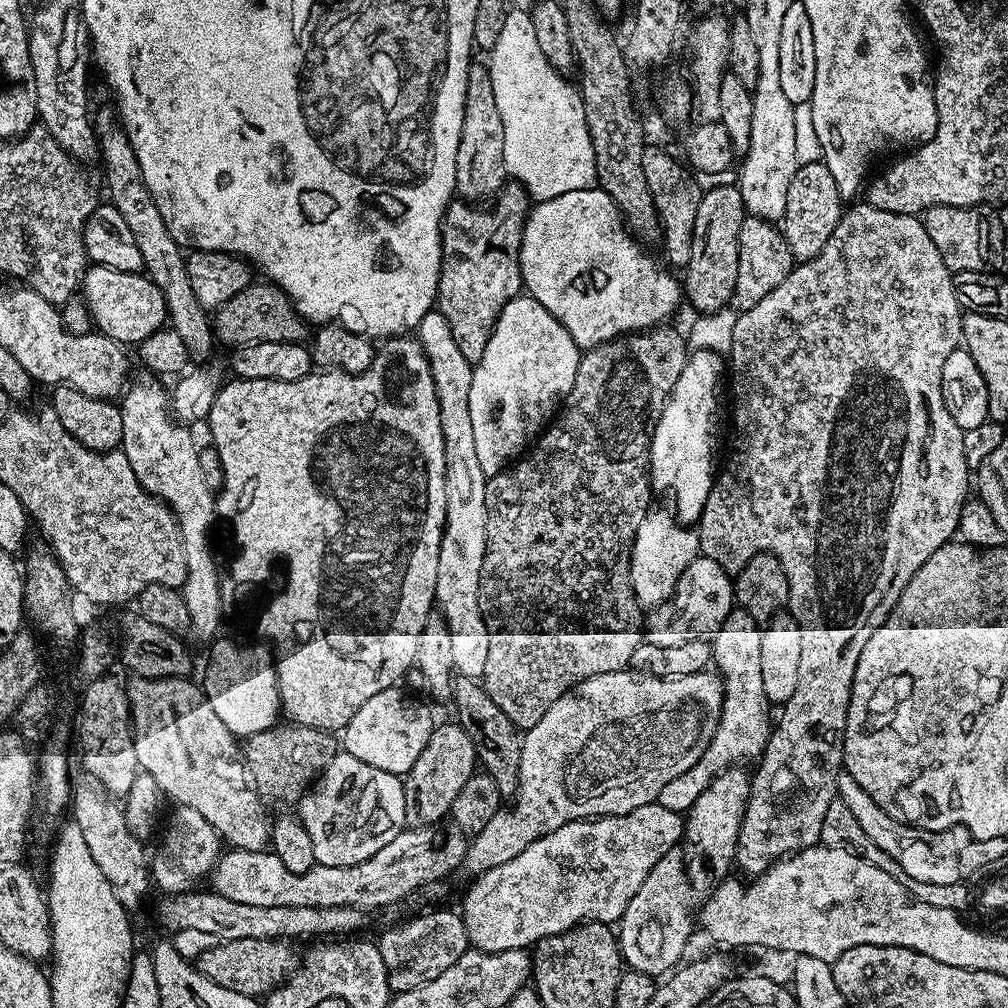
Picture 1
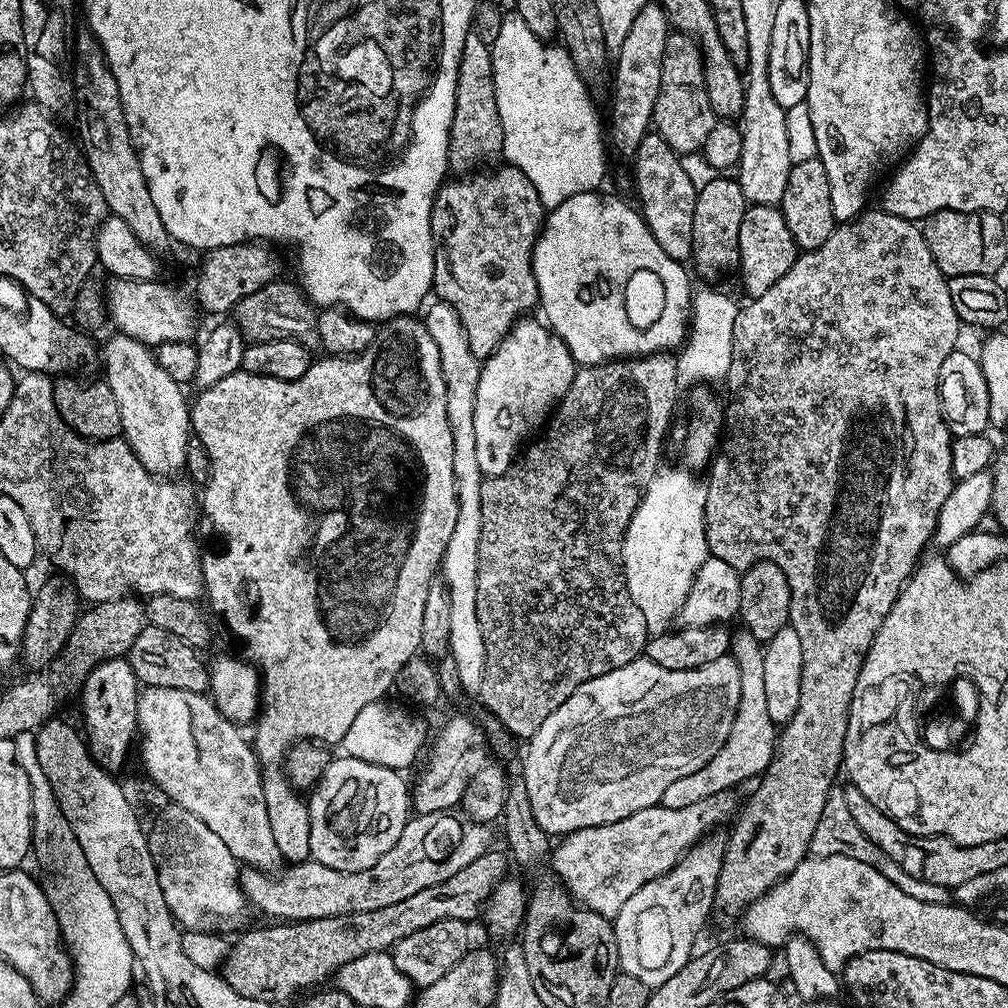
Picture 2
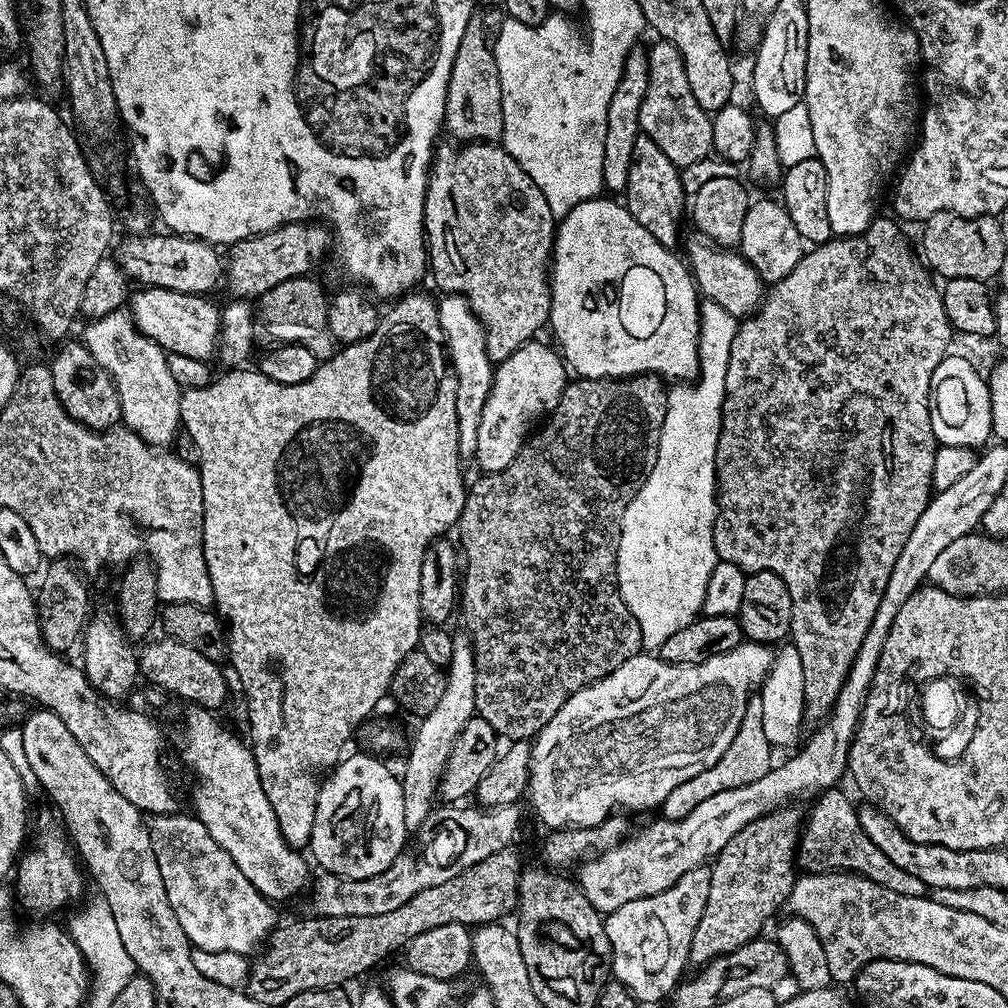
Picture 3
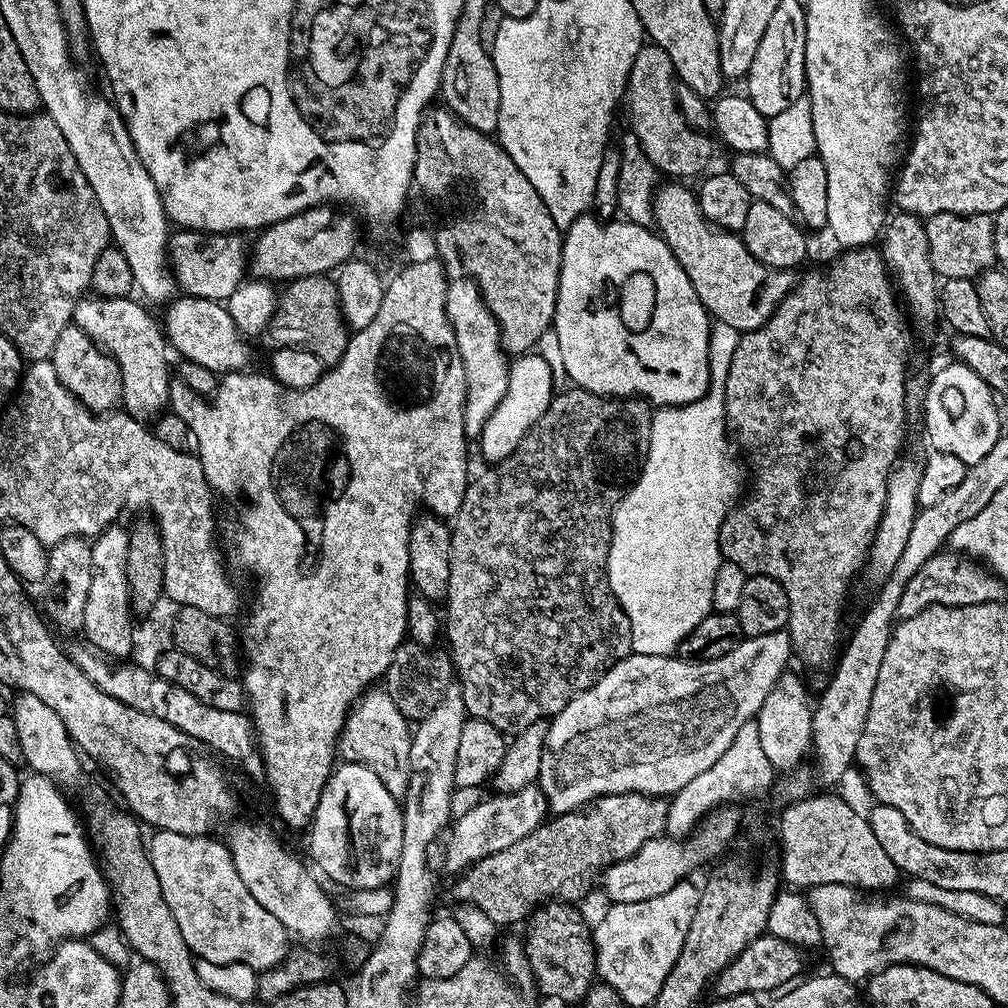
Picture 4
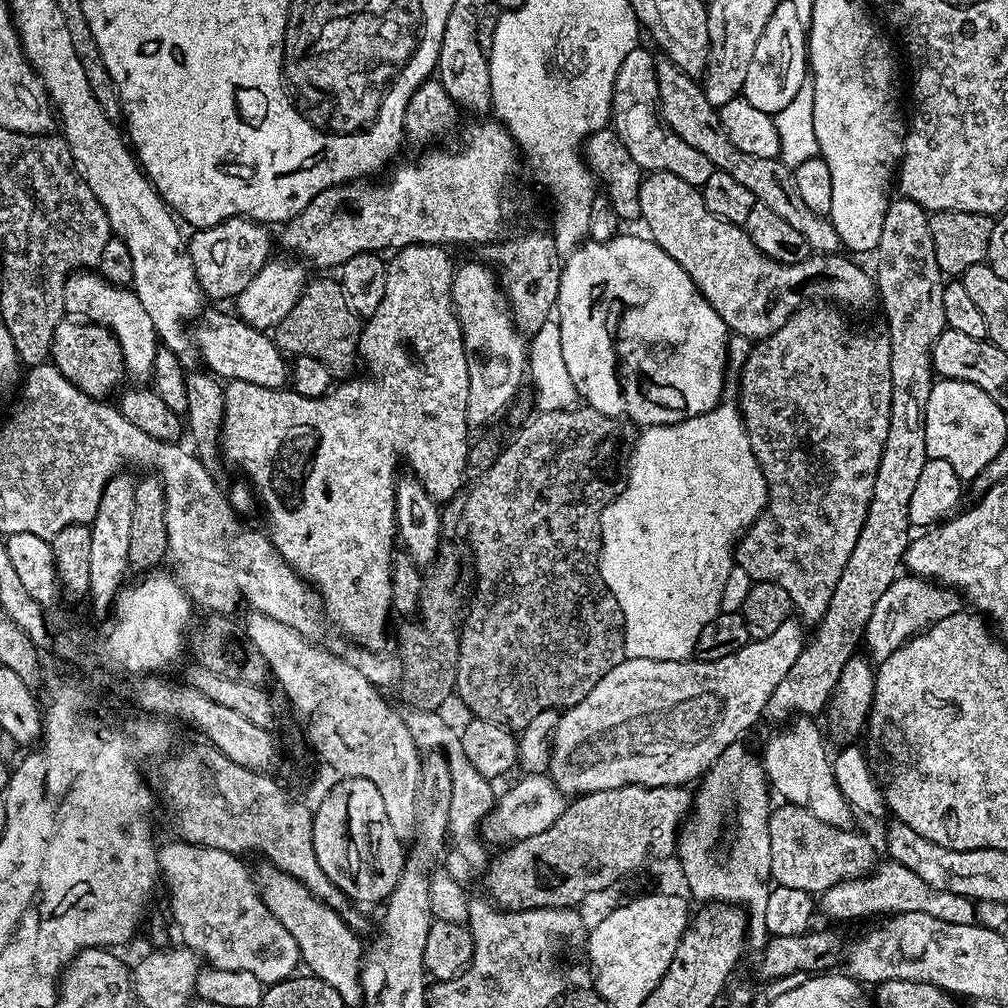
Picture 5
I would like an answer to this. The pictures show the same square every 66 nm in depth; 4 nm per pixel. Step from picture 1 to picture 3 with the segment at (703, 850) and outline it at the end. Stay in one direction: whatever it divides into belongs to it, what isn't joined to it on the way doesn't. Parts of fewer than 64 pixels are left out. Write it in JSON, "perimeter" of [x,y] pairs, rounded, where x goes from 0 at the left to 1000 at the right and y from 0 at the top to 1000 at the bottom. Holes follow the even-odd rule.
{"perimeter":[[[701,860],[689,861],[687,865],[677,867],[669,879],[657,883],[648,889],[638,889],[629,895],[621,895],[621,899],[613,899],[613,903],[599,909],[601,931],[605,931],[605,964],[611,973],[619,976],[625,986],[636,997],[651,996],[655,991],[666,989],[667,981],[680,967],[679,960],[684,957],[685,935],[688,931],[688,922],[692,920],[692,911],[696,911],[696,903],[700,903],[700,891],[704,888],[704,864]]]}

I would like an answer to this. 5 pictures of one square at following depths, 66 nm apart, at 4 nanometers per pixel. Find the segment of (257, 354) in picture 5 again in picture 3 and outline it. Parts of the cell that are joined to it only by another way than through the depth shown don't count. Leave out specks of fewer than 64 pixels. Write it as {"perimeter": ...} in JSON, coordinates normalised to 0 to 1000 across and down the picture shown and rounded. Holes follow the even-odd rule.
{"perimeter":[[[146,284],[132,289],[129,294],[129,313],[135,326],[145,335],[149,335],[162,345],[164,349],[173,351],[185,351],[185,355],[196,355],[197,357],[209,358],[214,351],[214,338],[218,336],[218,306],[206,299],[205,293],[185,292],[177,288],[165,288],[164,286],[148,286]]]}

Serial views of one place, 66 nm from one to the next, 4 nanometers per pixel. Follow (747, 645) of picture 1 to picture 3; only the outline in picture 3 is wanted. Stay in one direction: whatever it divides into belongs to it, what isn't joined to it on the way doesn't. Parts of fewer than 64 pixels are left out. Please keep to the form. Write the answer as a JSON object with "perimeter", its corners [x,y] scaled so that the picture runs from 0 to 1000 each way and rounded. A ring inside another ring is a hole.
{"perimeter":[[[747,692],[742,695],[740,708],[736,708],[736,720],[732,720],[732,728],[728,728],[728,736],[720,740],[720,748],[716,748],[716,752],[712,752],[712,756],[708,756],[704,764],[696,764],[696,768],[688,768],[688,772],[677,776],[677,780],[669,780],[669,784],[665,784],[657,799],[658,809],[665,813],[671,813],[677,809],[675,790],[693,792],[712,788],[712,784],[724,784],[732,780],[740,780],[744,776],[752,776],[752,772],[766,765],[768,761],[766,749],[768,749],[766,737],[762,735],[759,725],[756,724],[756,696],[752,692]]]}

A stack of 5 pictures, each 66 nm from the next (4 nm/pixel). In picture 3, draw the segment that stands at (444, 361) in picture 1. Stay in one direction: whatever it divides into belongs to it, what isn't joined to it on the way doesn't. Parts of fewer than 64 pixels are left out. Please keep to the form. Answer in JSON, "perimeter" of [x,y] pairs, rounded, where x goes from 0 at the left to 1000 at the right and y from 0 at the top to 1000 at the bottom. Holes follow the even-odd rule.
{"perimeter":[[[440,292],[436,295],[433,311],[440,328],[442,352],[446,368],[452,372],[452,406],[454,407],[454,446],[457,453],[471,453],[474,442],[474,419],[478,419],[478,403],[488,386],[490,362],[482,351],[480,325],[466,308],[462,296]],[[455,629],[449,630],[448,635],[449,652],[446,654],[442,664],[438,692],[435,692],[435,700],[431,700],[431,704],[427,704],[427,708],[423,708],[416,715],[417,723],[414,724],[413,731],[410,732],[409,739],[405,742],[405,755],[401,758],[401,770],[399,766],[399,777],[401,780],[399,804],[403,808],[403,819],[406,823],[416,823],[420,819],[424,810],[431,805],[431,799],[435,794],[437,770],[440,766],[440,761],[446,750],[446,744],[458,724],[458,720],[462,720],[462,716],[466,711],[472,709],[472,697],[470,696],[472,658],[470,657],[470,649],[468,648],[468,636],[460,629],[457,629],[457,631]]]}

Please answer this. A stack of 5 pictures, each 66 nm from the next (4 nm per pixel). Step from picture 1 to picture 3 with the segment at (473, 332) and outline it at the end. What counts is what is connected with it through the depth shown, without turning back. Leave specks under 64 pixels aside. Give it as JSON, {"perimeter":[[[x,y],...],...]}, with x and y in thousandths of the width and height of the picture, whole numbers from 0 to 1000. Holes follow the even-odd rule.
{"perimeter":[[[460,141],[455,145],[443,142],[432,148],[421,189],[421,237],[427,278],[429,274],[438,291],[462,296],[480,325],[482,351],[493,362],[525,340],[531,334],[528,332],[545,320],[546,255],[554,216],[546,208],[542,192],[530,185],[530,177],[495,142]]]}

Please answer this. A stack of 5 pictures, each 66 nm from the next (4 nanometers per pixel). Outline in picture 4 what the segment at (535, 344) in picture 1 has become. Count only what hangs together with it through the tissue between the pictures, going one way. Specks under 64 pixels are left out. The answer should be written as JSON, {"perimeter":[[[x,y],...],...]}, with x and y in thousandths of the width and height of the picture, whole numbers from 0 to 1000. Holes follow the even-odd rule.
{"perimeter":[[[534,351],[514,353],[505,360],[500,397],[494,399],[486,415],[482,415],[482,423],[478,423],[474,434],[476,448],[484,458],[501,456],[510,450],[514,438],[518,438],[525,424],[532,420],[532,414],[542,411],[550,392],[548,380],[548,365]]]}

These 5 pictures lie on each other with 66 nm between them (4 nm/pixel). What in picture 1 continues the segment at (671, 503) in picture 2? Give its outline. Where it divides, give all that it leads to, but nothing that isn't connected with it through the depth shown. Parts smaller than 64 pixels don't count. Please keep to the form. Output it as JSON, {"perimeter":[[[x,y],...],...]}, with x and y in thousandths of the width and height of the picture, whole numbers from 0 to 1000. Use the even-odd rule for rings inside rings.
{"perimeter":[[[644,507],[627,539],[627,581],[636,600],[652,601],[667,592],[673,573],[694,548],[694,533],[674,519],[666,507]]]}

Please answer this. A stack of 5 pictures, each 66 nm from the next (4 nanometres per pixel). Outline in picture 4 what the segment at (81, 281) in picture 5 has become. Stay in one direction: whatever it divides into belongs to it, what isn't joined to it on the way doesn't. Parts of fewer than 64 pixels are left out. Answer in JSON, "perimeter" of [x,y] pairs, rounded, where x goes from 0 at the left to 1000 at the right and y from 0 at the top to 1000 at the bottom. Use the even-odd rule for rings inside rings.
{"perimeter":[[[84,293],[75,302],[71,320],[117,359],[117,367],[121,367],[122,408],[135,417],[147,419],[158,414],[168,404],[169,370],[167,357],[163,354],[165,334],[156,314],[154,317],[138,297],[131,297],[127,294]]]}

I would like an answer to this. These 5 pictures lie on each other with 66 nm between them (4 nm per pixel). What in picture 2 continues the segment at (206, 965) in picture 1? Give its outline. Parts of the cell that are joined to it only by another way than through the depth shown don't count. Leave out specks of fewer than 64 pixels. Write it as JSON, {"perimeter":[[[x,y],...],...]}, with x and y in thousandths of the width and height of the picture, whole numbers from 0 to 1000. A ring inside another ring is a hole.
{"perimeter":[[[485,843],[470,851],[466,859],[458,859],[450,871],[423,879],[399,895],[390,895],[388,899],[379,899],[379,903],[348,905],[346,909],[315,911],[314,913],[295,913],[293,915],[272,915],[268,921],[250,921],[242,925],[227,939],[226,949],[220,957],[223,974],[240,990],[252,990],[274,998],[286,992],[297,980],[313,981],[321,971],[332,969],[333,963],[351,950],[363,946],[384,944],[407,927],[431,919],[431,915],[458,913],[468,915],[477,908],[484,896],[486,887],[501,872],[500,865],[506,853],[499,844]]]}

